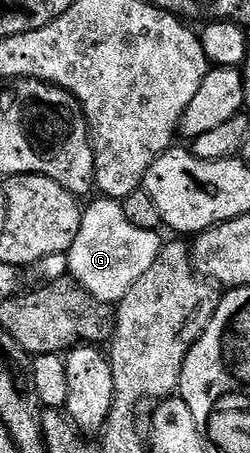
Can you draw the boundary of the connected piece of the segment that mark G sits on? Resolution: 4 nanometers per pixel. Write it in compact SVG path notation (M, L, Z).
M102 202L87 206L73 246L66 253L68 275L75 283L100 302L117 304L141 275L153 266L163 245L158 231L149 232L133 226L125 218L122 205Z

